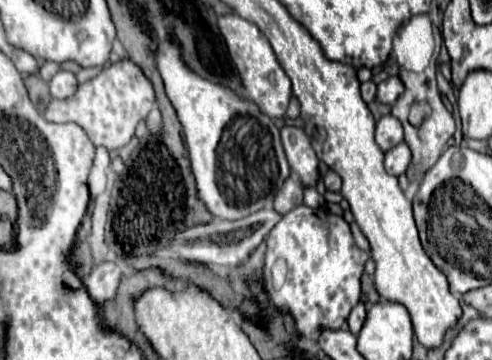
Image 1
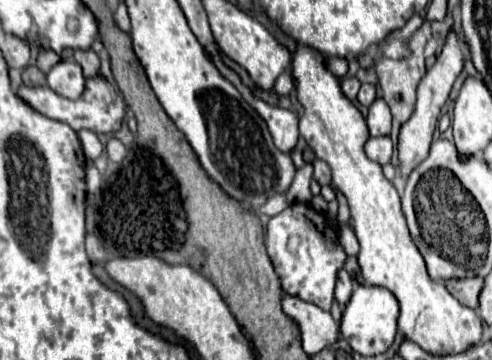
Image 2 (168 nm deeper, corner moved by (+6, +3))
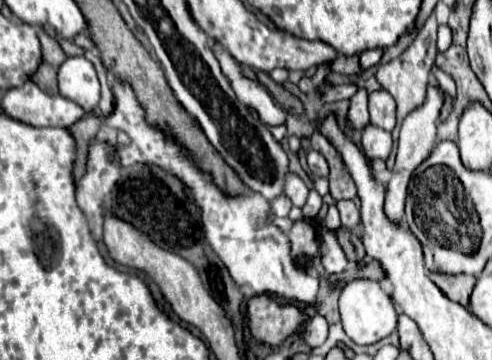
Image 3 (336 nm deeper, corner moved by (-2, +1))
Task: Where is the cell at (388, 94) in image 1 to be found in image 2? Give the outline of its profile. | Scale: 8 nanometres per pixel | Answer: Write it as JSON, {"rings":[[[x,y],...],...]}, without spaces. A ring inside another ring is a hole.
{"rings":[[[362,84],[358,92],[358,102],[364,106],[370,106],[372,100],[376,100],[376,86],[374,84]]]}

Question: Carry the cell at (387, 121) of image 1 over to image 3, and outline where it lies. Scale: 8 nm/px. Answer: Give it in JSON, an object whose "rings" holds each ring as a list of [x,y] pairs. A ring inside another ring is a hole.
{"rings":[[[380,88],[376,92],[368,94],[368,112],[370,112],[370,124],[380,126],[388,132],[396,126],[396,102],[388,90]]]}

